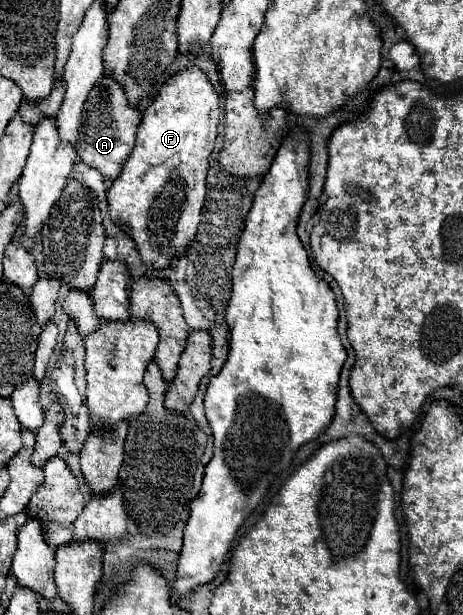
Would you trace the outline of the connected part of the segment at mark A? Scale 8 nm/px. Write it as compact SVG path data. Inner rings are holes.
M102 77L94 87L92 93L88 93L88 101L84 103L82 113L82 131L80 141L76 143L78 157L96 167L102 175L114 179L120 175L124 161L132 153L134 139L136 139L136 127L140 125L140 109L128 105L128 97L124 97L124 89L112 81L112 77Z

